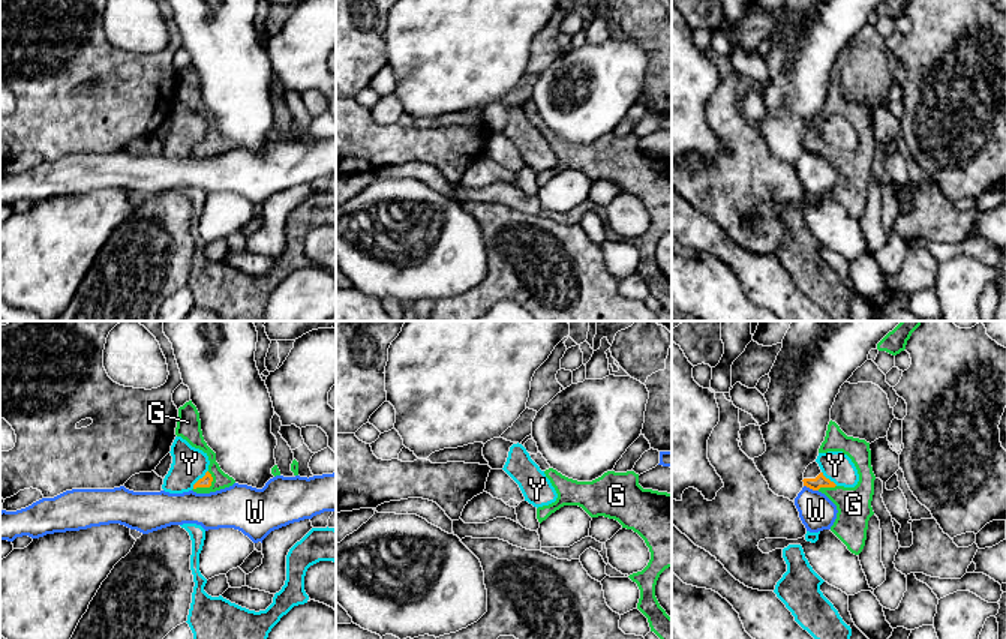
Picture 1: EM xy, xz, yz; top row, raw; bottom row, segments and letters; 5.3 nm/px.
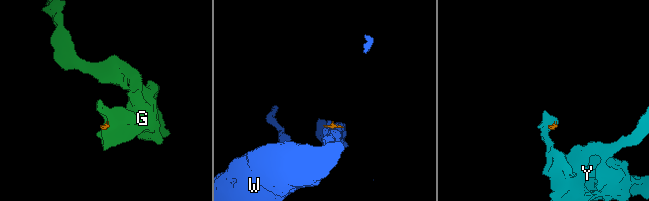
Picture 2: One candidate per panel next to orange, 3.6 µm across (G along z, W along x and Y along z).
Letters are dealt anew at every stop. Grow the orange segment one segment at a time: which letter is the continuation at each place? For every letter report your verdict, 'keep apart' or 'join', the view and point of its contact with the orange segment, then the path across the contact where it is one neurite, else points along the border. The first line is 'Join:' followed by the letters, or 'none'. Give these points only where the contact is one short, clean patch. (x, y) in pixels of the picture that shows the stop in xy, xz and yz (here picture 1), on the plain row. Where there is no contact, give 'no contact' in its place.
Join: G
G: join | xy (209, 150) | across xy (206, 146), (209, 150), (215, 144), (221, 144)
W: keep apart | yz (811, 152) | along yz (804, 149), (817, 155)
Y: keep apart | xy (200, 143) | along xy (207, 134), (192, 152)

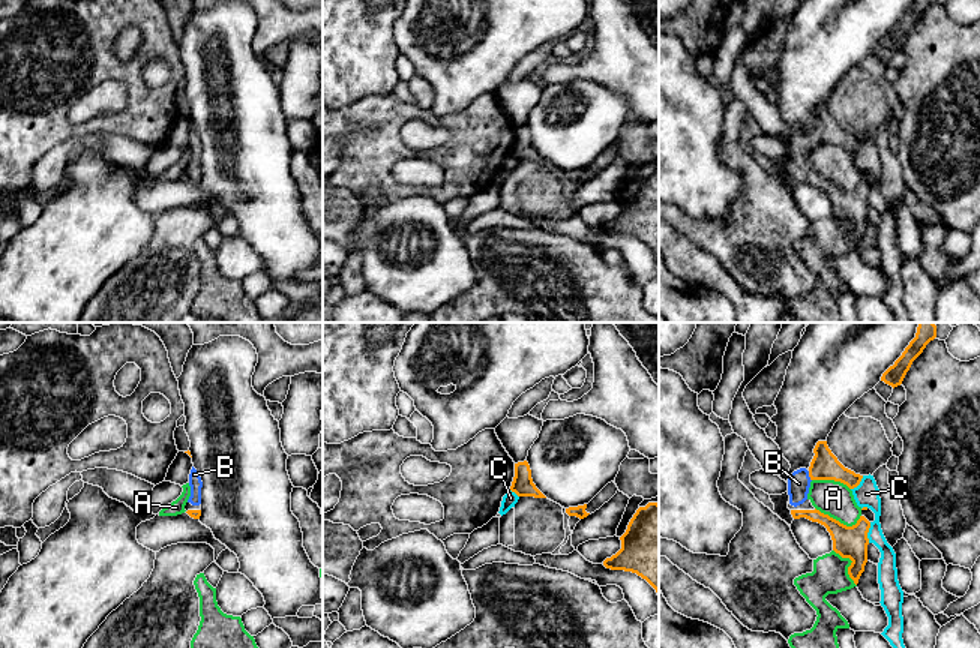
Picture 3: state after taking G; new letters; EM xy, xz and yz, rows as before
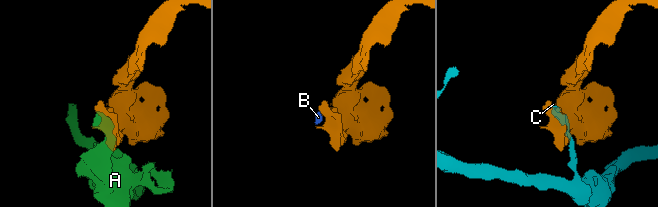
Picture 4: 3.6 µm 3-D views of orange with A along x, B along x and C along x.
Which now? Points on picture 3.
Join: B
A: keep apart | yz (838, 185)
B: join | yz (809, 140) | across yz (824, 129), (809, 140), (799, 147)
C: keep apart | yz (868, 195)

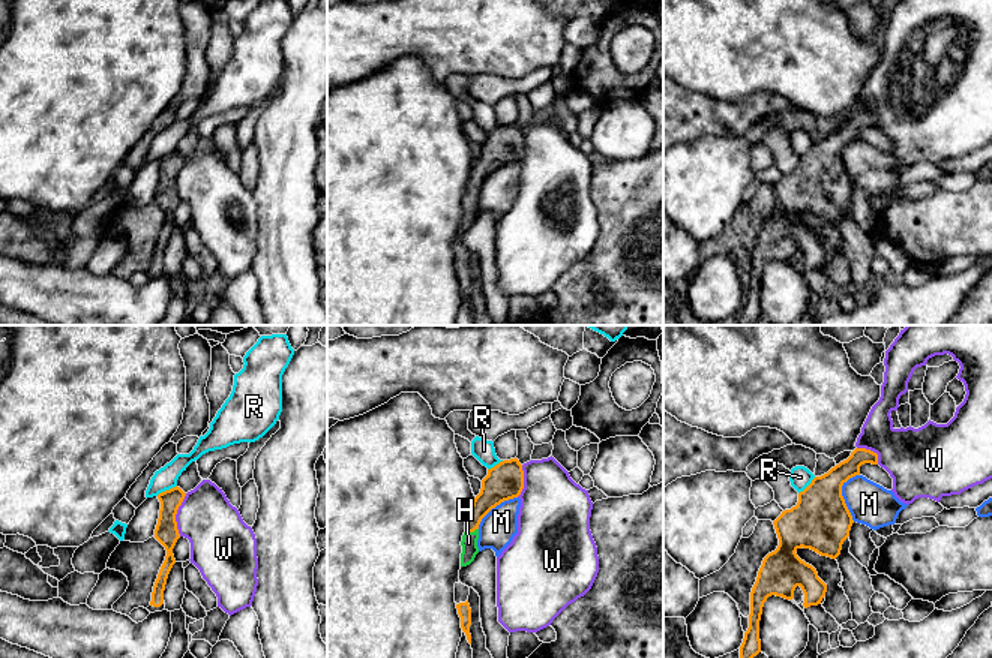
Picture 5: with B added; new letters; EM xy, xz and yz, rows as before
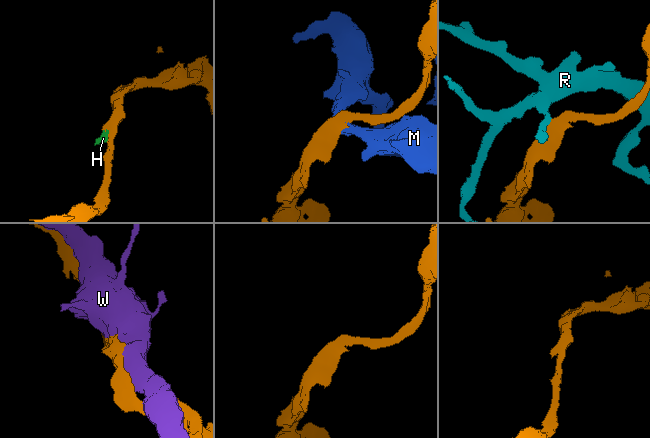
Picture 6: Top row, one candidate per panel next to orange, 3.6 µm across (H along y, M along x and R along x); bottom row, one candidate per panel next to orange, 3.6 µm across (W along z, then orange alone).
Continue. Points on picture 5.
Join: H
H: join | xz (471, 195) | across xz (494, 155), (479, 173), (471, 195), (468, 207)
M: keep apart | yz (841, 159) | along yz (859, 138), (853, 140), (842, 150), (844, 167), (854, 185)
R: keep apart | xy (165, 155)
W: keep apart | xy (176, 177)

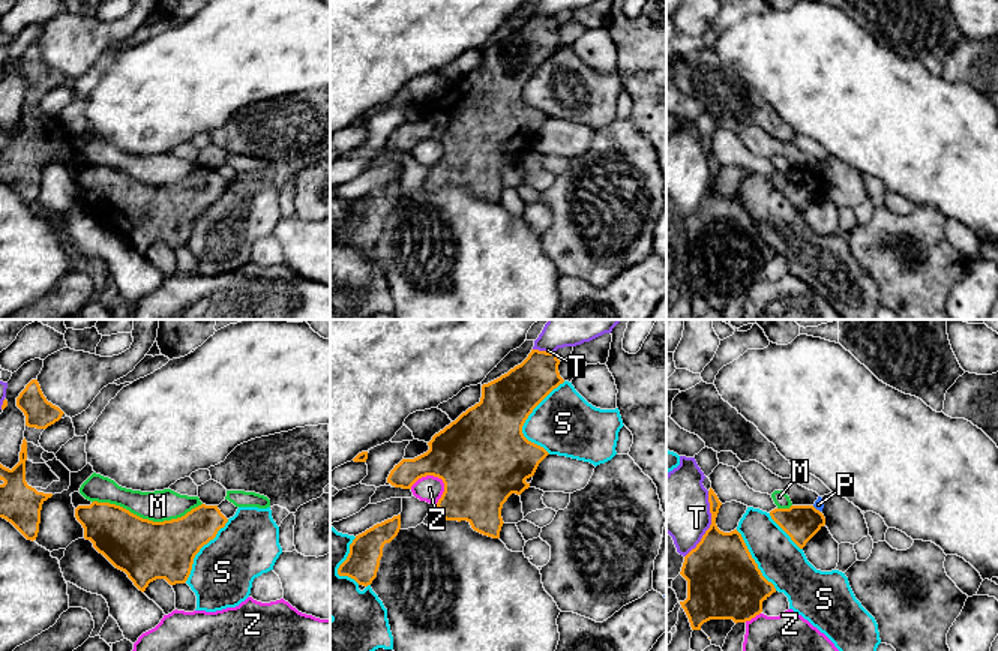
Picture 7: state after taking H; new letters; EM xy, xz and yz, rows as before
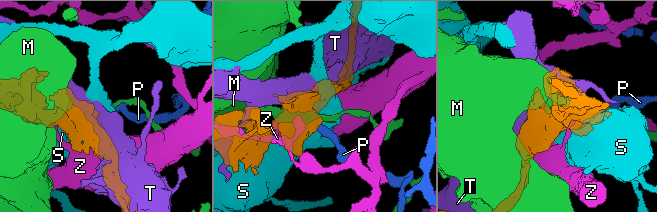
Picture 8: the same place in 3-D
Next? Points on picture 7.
Join: none
M: keep apart | xy (147, 183)
P: keep apart | yz (815, 173) | along yz (812, 170), (820, 176)
S: keep apart | xz (527, 81)
T: keep apart | yz (712, 188)
Z: keep apart | xz (426, 138)

